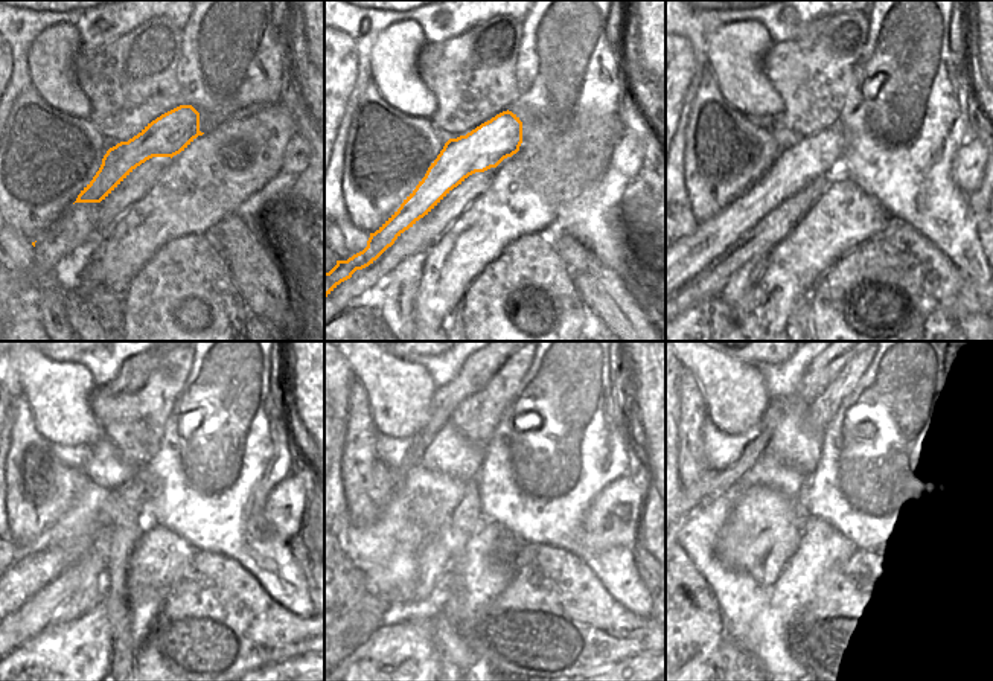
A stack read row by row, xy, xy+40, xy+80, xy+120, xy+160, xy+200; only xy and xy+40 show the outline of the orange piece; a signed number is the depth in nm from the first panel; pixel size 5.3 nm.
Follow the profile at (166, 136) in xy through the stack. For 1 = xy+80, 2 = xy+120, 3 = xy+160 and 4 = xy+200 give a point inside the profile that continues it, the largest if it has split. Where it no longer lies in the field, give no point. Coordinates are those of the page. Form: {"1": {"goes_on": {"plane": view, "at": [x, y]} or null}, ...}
{"1": {"goes_on": {"plane": "xy+80", "at": [811, 157]}}, "2": {"goes_on": {"plane": "xy+120", "at": [66, 541]}}, "3": {"goes_on": {"plane": "xy+160", "at": [422, 501]}}, "4": {"goes_on": {"plane": "xy+200", "at": [769, 473]}}}

